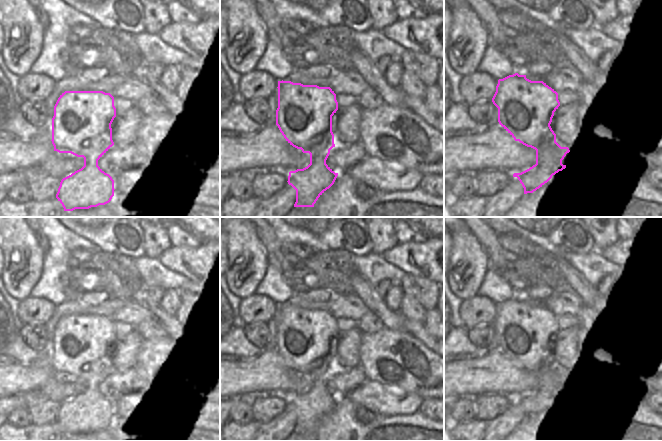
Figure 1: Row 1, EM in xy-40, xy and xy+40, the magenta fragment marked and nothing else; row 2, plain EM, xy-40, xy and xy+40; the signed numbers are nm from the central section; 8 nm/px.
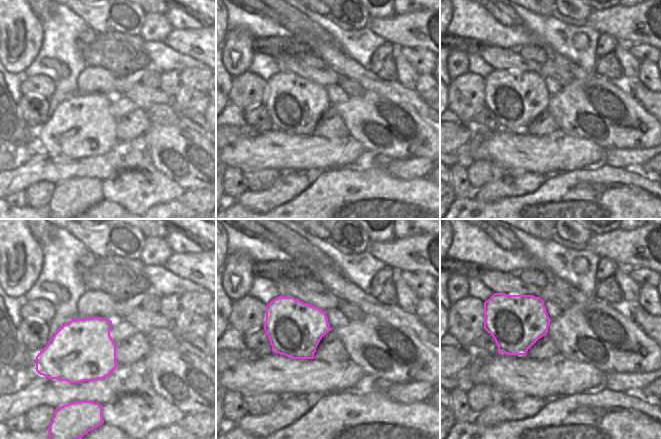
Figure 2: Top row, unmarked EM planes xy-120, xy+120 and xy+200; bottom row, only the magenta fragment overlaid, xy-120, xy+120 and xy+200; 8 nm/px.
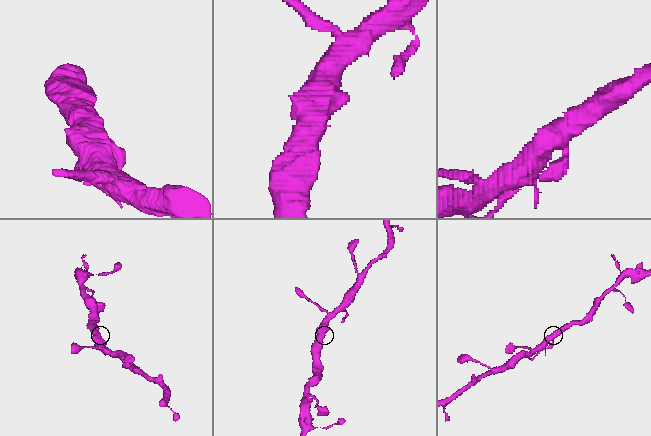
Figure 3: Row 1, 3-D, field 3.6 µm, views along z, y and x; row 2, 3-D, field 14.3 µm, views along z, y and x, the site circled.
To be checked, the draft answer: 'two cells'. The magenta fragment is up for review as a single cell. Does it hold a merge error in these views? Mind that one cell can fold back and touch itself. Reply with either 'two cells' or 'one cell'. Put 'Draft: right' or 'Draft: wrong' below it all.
one cell
Draft: wrong

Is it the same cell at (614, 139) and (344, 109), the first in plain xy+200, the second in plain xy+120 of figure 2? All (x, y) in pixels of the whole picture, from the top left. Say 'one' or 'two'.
one

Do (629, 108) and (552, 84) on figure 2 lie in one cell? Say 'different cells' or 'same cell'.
different cells

